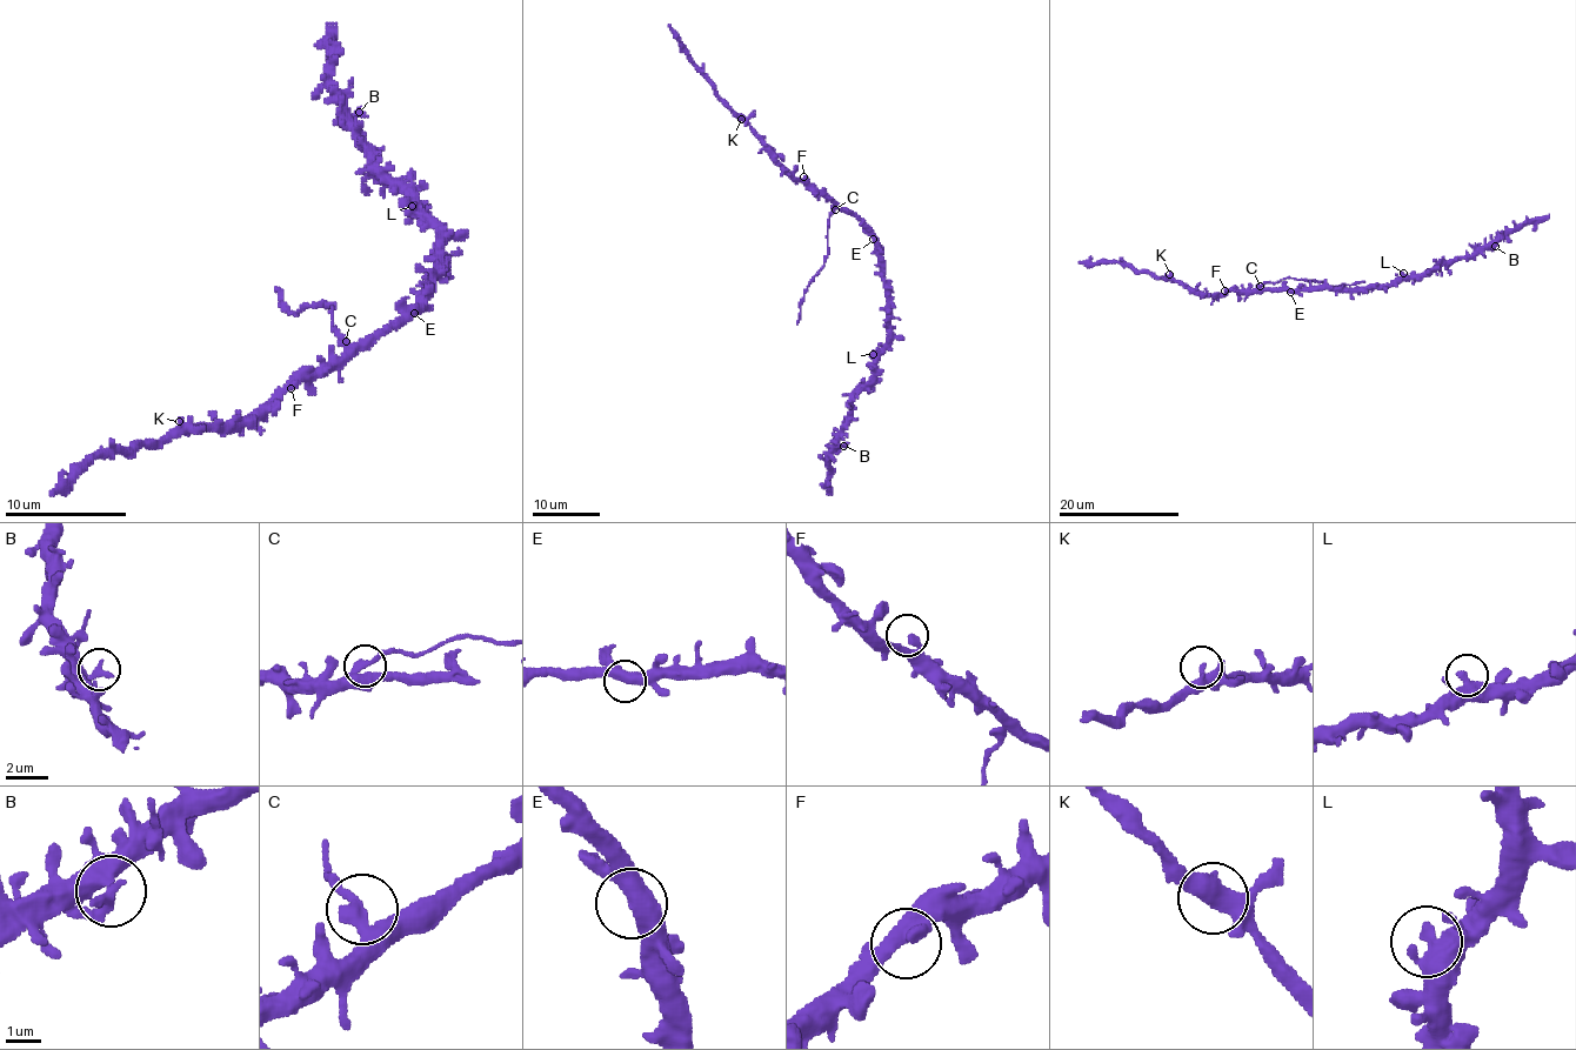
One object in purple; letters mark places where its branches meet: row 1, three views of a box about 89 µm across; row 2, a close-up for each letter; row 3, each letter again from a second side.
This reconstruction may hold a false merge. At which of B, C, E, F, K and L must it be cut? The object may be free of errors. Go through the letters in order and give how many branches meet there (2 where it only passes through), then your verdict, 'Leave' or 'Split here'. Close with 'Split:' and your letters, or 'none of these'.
B: Branches: 2. Leave
C: Branches: 2. Split here
E: Branches: 2. Leave
F: Branches: 2. Leave
K: Branches: 2. Leave
L: Branches: 2. Leave
Split: C

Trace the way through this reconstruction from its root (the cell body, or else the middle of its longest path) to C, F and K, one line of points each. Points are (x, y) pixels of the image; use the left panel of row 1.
C: (423, 307), (385, 326), (372, 338), (351, 345), (345, 340)
F: (423, 307), (385, 326), (372, 338), (360, 340), (291, 388)
K: (423, 307), (360, 340), (315, 373), (296, 376), (275, 403), (240, 425), (200, 430), (179, 421)

